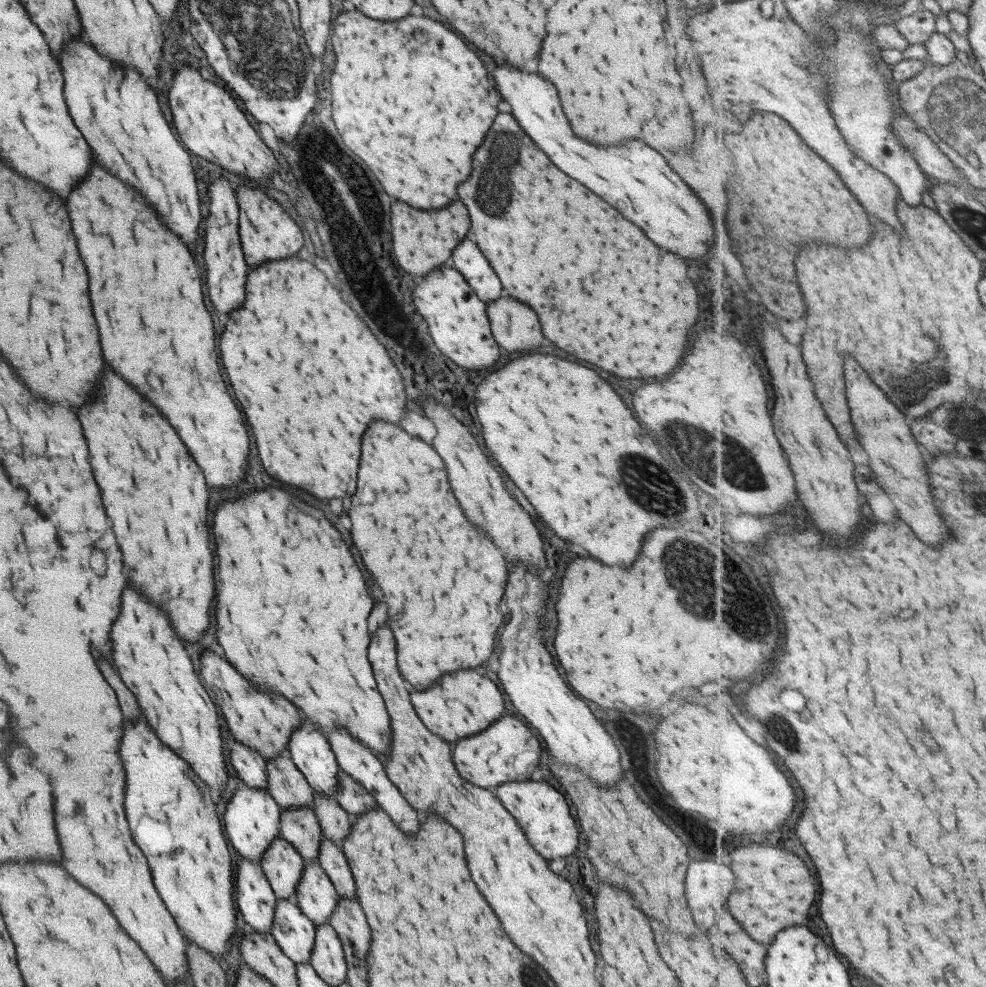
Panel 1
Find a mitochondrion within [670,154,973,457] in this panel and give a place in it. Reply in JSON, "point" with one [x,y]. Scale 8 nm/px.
{"point":[913,388]}

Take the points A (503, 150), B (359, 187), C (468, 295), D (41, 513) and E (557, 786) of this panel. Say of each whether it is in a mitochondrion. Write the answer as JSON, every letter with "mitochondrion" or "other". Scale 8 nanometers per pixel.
{"A":"mitochondrion","B":"mitochondrion","C":"other","D":"other","E":"other"}

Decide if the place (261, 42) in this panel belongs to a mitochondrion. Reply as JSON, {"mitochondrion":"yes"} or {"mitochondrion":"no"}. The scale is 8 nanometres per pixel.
{"mitochondrion":"yes"}

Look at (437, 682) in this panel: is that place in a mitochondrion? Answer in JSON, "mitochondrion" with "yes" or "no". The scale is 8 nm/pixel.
{"mitochondrion":"no"}

